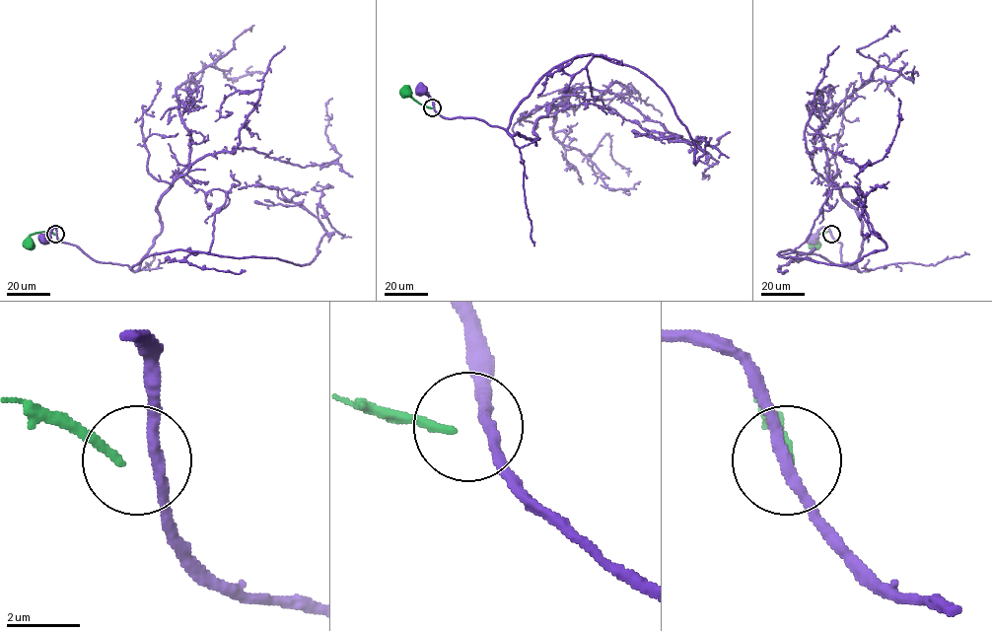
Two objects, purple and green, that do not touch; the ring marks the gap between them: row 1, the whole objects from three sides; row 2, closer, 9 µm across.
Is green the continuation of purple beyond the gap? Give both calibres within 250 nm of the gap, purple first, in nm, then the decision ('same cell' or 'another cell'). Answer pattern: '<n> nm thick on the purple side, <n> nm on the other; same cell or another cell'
300 nm thick on the purple side, 220 nm on the other; another cell

